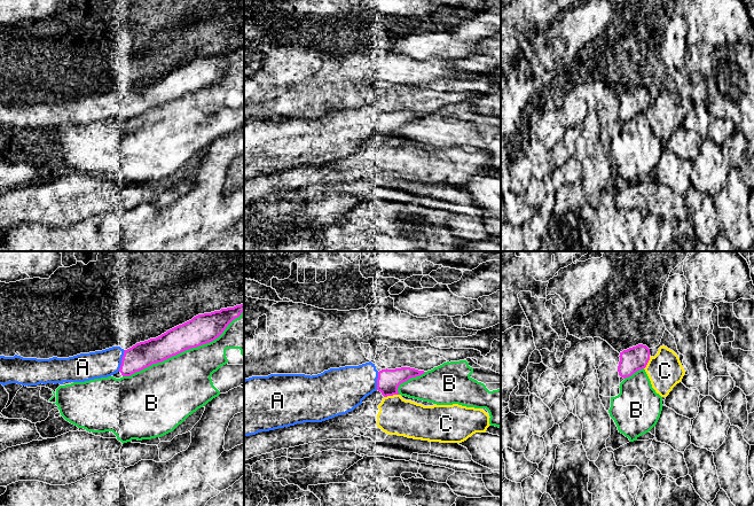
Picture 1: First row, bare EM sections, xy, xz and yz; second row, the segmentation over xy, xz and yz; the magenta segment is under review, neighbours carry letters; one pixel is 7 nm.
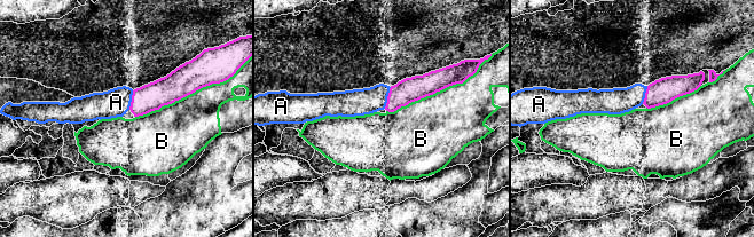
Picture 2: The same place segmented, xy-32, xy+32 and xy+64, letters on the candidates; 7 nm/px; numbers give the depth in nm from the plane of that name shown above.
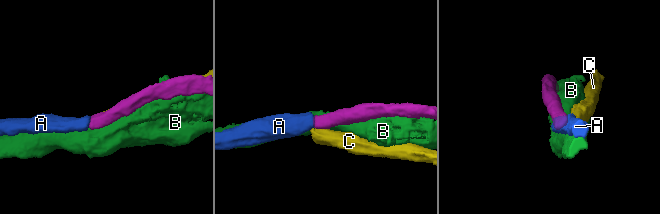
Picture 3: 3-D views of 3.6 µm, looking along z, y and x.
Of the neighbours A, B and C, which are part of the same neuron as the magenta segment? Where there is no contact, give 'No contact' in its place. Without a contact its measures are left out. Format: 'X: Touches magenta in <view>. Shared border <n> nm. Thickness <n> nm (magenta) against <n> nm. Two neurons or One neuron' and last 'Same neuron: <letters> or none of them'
A: Touches magenta in xy. Shared border 160 nm. Thickness 180 nm (magenta) against 190 nm. One neuron
B: Touches magenta in xy. Shared border 950 nm. Thickness 200 nm (magenta) against 420 nm. Two neurons
C: Touches magenta in xz. Shared border 110 nm. Thickness 160 nm (magenta) against 260 nm. Two neurons
Same neuron: A

